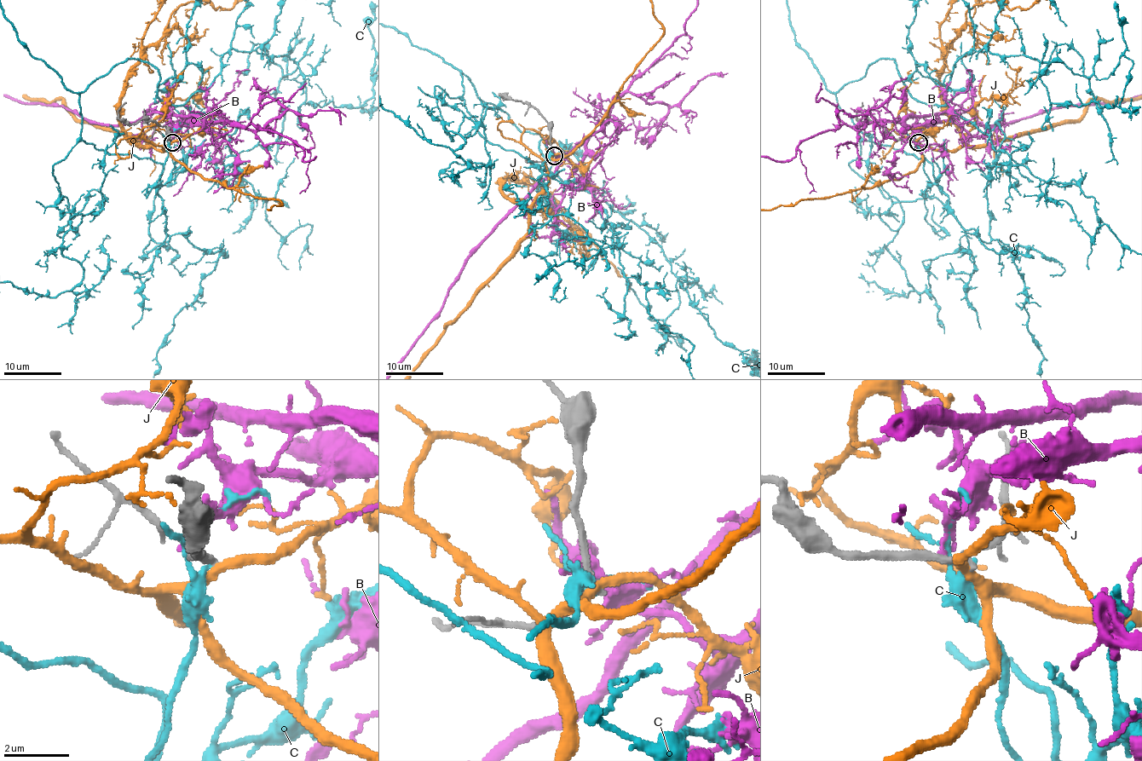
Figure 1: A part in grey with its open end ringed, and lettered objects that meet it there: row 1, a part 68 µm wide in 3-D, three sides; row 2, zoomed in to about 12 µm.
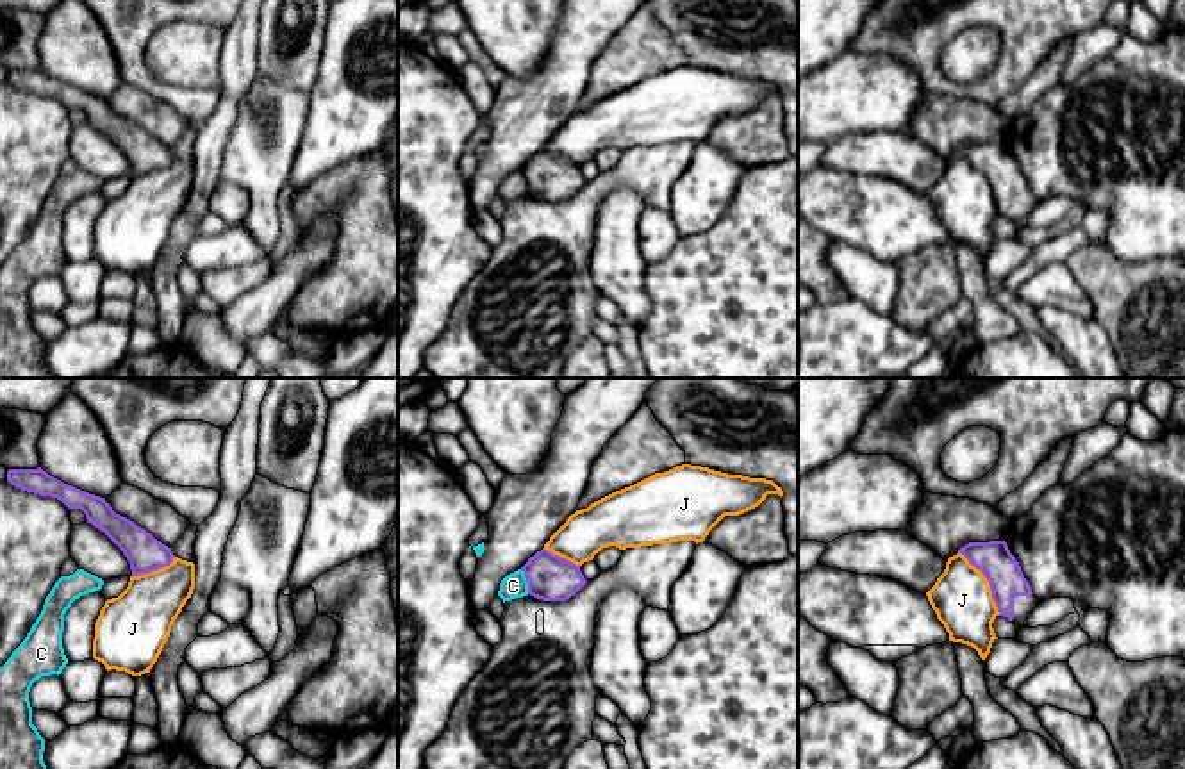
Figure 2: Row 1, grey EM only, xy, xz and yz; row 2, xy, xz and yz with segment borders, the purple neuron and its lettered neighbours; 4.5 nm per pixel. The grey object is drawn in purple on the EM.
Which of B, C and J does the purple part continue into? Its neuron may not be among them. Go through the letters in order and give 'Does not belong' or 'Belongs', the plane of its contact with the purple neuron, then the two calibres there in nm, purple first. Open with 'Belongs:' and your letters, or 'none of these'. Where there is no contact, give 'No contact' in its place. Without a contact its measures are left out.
Belongs: none of these
B: Does not belong. No contact
C: Does not belong. Touches purple in xz. Thickness 200 nm (purple) against 110 nm
J: Does not belong. Touches purple in yz. Thickness 160 nm (purple) against 280 nm

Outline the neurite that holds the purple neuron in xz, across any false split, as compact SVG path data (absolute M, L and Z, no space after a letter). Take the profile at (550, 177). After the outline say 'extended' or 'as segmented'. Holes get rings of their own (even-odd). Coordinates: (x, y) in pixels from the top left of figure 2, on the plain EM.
M544 148L530 157L521 171L528 182L528 194L543 202L566 202L587 184L580 166Z | as segmented

